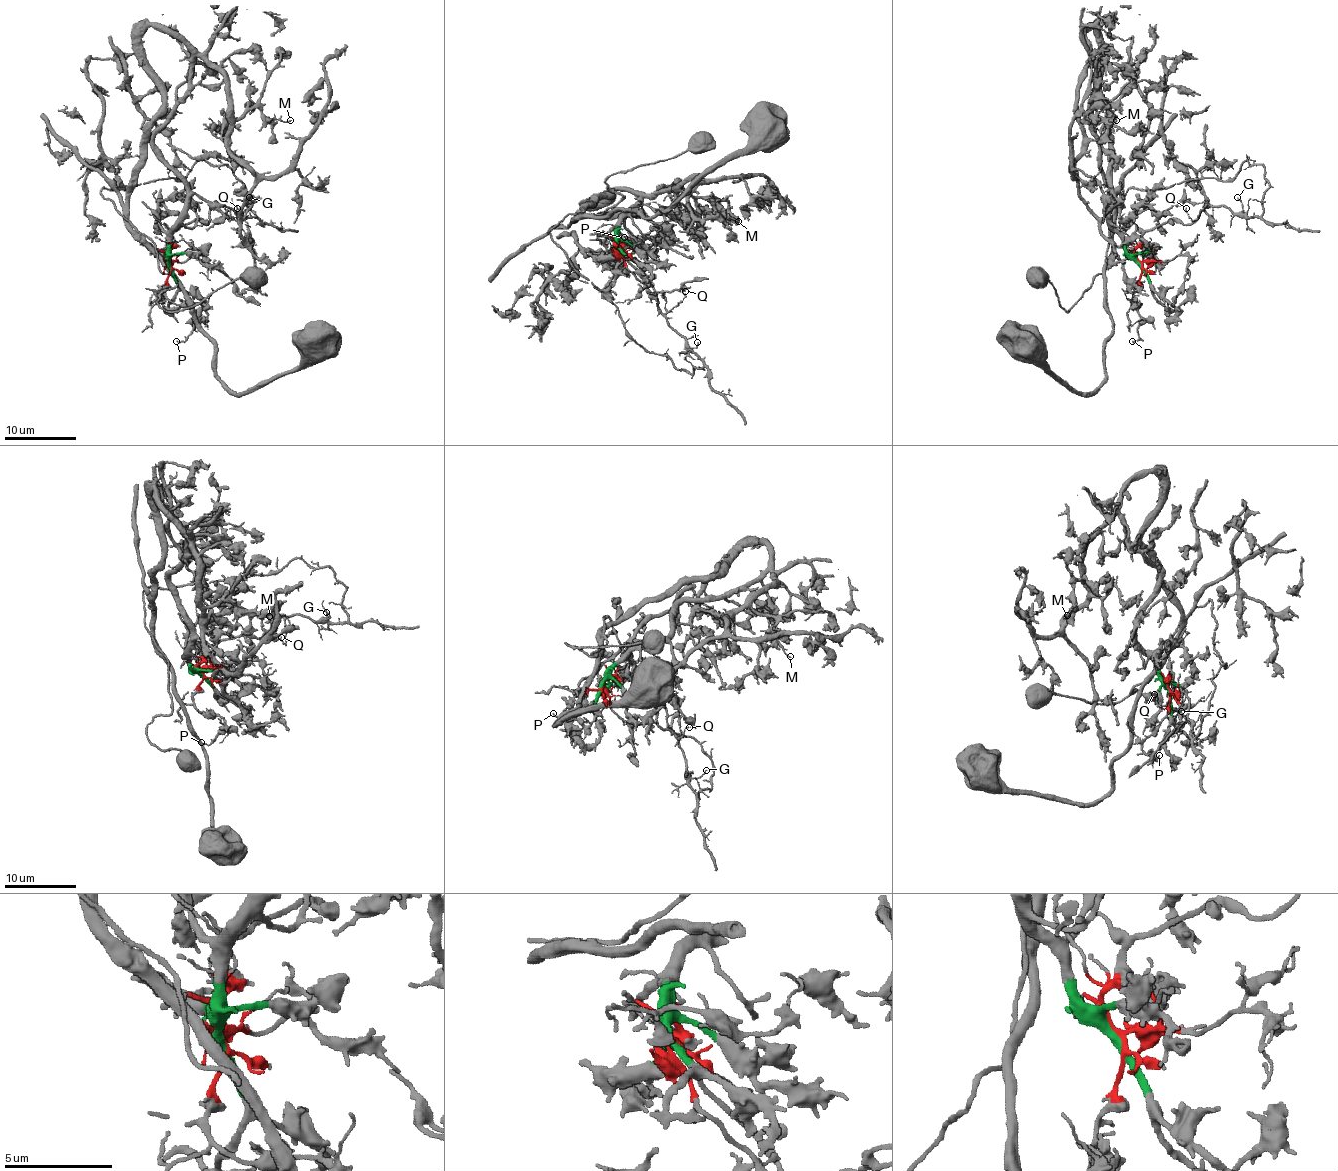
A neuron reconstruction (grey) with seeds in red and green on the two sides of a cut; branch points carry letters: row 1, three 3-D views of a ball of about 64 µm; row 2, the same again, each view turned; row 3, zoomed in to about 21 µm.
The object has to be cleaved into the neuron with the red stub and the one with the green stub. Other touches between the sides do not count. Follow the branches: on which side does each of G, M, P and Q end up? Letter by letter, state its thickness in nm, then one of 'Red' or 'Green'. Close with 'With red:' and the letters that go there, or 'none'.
G: Thickness 100 nm. Red
M: Thickness 140 nm. Green
P: Thickness 120 nm. Red
Q: Thickness 110 nm. Red
With red: G, P, Q

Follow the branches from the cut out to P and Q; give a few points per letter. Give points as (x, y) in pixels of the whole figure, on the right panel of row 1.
P: (1140, 263), (1140, 284), (1131, 304), (1140, 304), (1138, 307), (1145, 320), (1138, 327), (1138, 338), (1133, 341)
Q: (1140, 263), (1134, 247), (1147, 231), (1170, 220), (1191, 224), (1207, 204), (1193, 220), (1186, 208)

